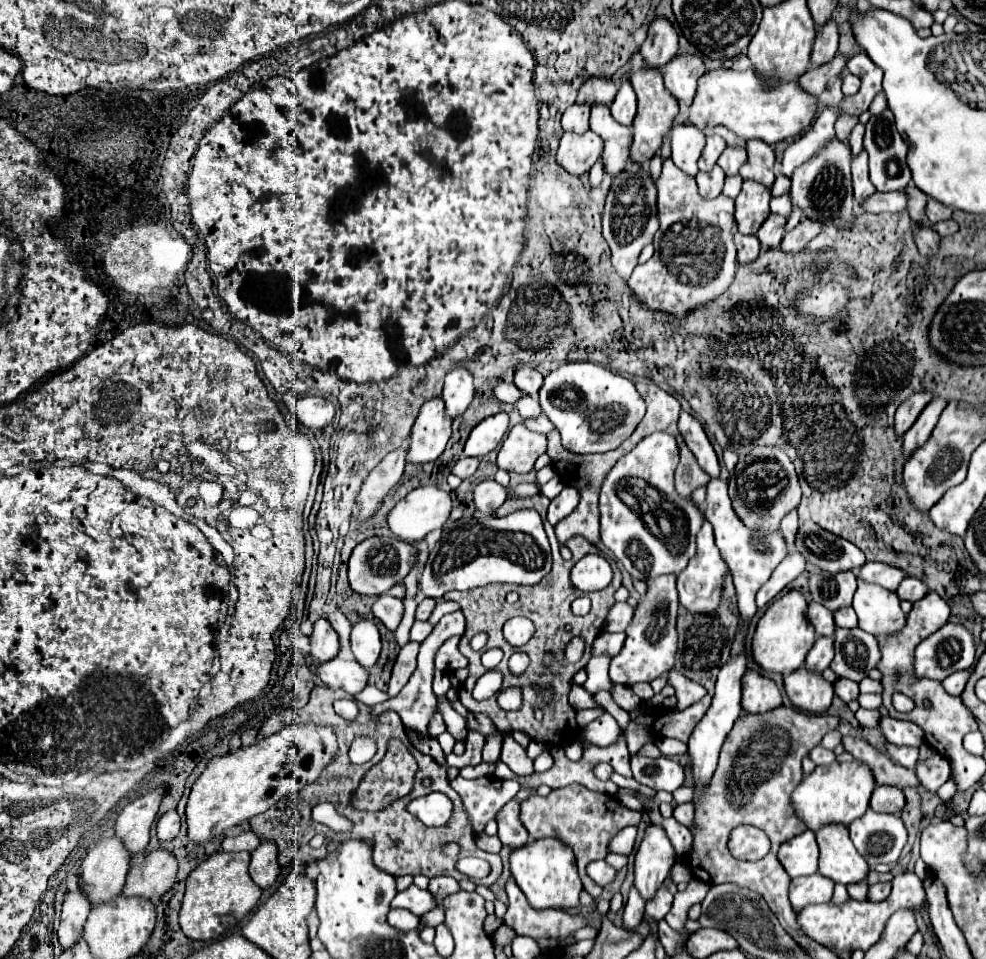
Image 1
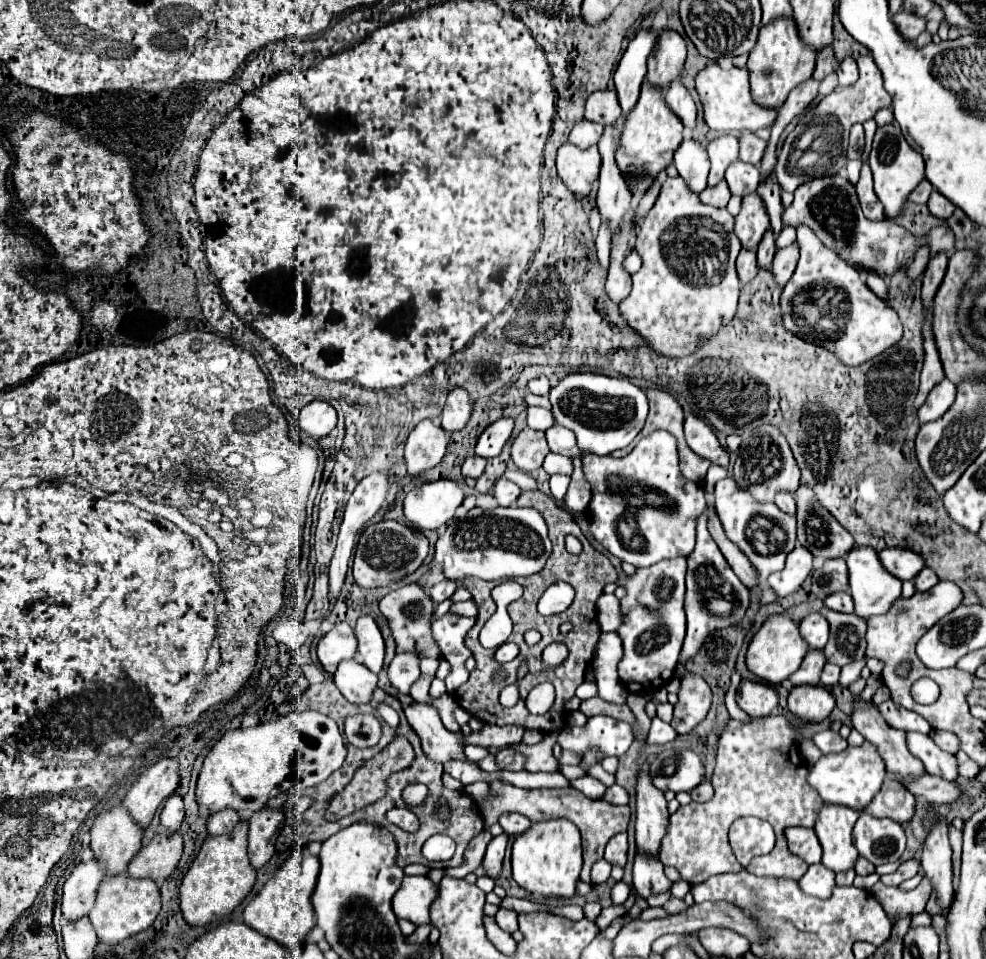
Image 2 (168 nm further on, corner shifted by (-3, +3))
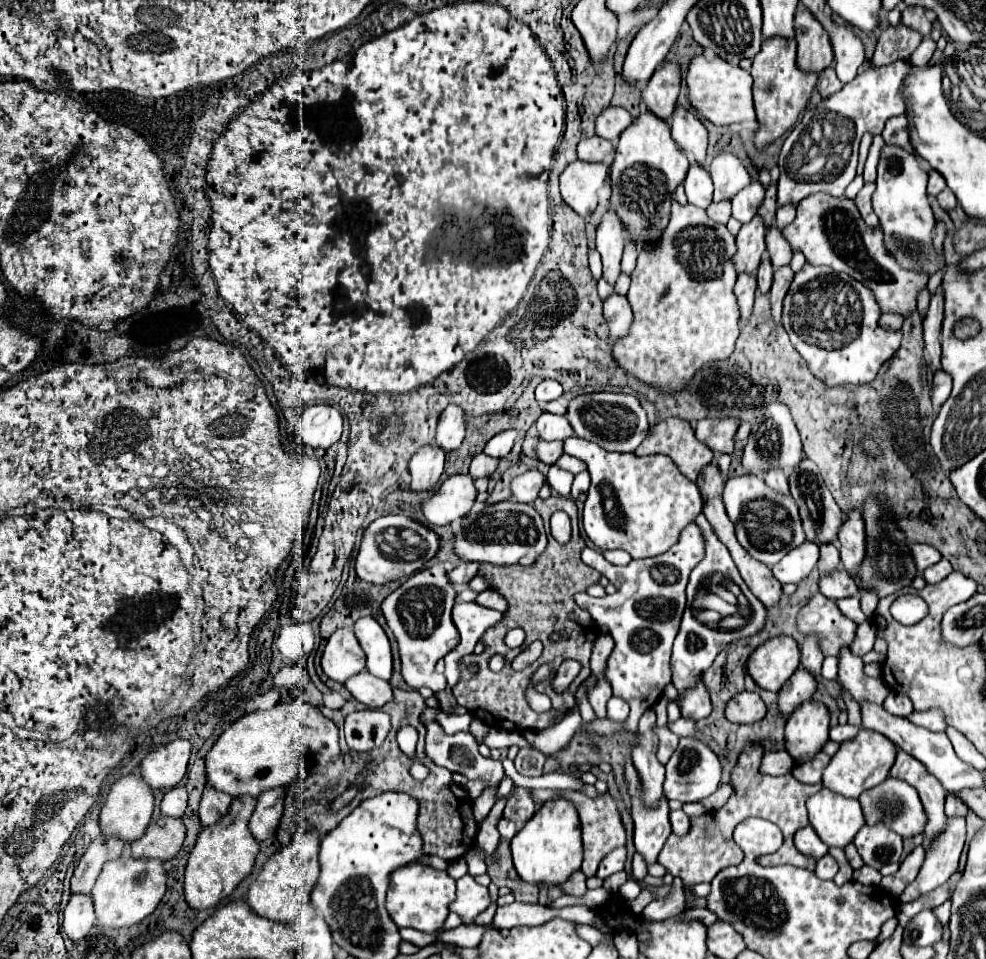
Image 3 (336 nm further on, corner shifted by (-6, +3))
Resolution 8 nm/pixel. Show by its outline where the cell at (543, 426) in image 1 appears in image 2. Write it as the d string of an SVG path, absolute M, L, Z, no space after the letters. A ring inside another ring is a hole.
M560 424L546 430L546 440L552 452L584 462L584 474L592 486L592 500L586 510L590 532L612 556L644 568L664 558L688 556L694 550L696 518L706 510L706 498L700 484L682 478L676 438L672 434L658 430L642 438L624 458L596 456L578 450L574 432ZM656 496L664 496L664 506L644 506L654 504Z

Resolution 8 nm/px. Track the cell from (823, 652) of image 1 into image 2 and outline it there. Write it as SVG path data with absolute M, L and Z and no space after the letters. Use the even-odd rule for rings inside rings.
M810 650L810 652L806 654L802 666L800 666L794 674L790 674L790 678L788 678L790 688L792 688L792 686L804 686L804 684L818 686L824 664L826 664L824 652L822 652L822 650Z

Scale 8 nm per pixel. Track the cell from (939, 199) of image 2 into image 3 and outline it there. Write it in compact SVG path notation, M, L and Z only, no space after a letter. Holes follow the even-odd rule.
M945 188L939 196L937 196L937 202L939 202L939 206L943 208L943 210L953 210L955 206L957 206L957 200L955 200L955 194L949 190L949 188Z

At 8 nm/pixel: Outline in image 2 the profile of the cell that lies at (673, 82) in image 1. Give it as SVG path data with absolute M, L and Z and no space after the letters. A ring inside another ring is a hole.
M674 80L666 94L664 94L664 100L668 104L668 108L682 120L682 124L692 130L696 126L696 104L692 100L692 96L688 94L686 86L680 82L680 80Z

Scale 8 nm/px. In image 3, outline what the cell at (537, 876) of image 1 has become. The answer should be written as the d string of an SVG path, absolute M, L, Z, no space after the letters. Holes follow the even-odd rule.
M561 798L541 806L537 814L513 836L511 852L515 870L521 876L521 880L537 886L559 886L567 882L569 876L581 868L583 862L581 828L575 808Z

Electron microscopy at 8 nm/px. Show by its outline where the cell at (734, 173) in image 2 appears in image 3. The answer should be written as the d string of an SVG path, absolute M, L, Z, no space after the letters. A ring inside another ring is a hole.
M753 180L741 192L737 192L731 200L733 202L733 218L737 218L743 224L749 222L749 218L753 218L753 214L757 214L759 206L763 202L763 194L765 194L765 188L757 180Z

